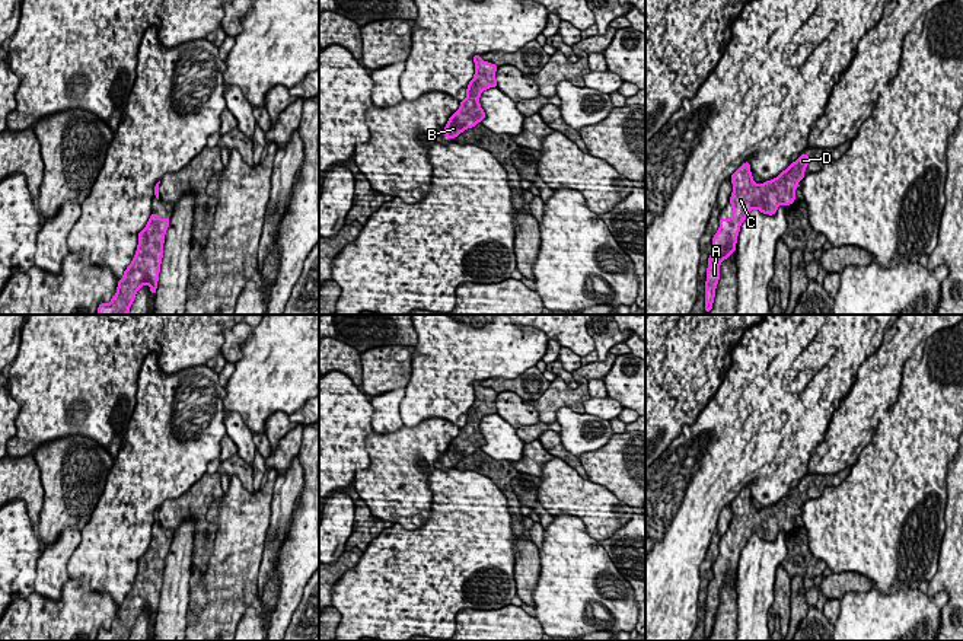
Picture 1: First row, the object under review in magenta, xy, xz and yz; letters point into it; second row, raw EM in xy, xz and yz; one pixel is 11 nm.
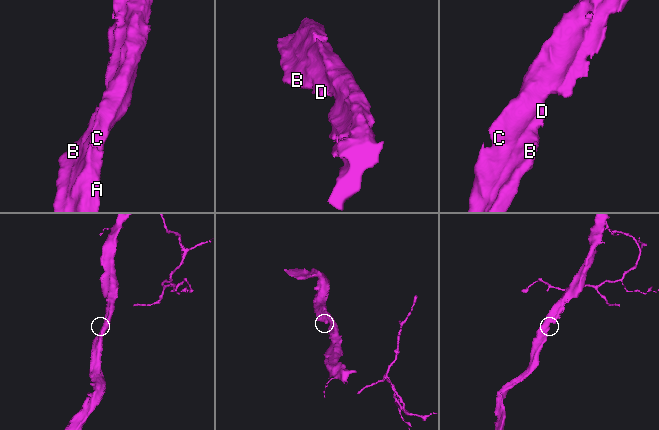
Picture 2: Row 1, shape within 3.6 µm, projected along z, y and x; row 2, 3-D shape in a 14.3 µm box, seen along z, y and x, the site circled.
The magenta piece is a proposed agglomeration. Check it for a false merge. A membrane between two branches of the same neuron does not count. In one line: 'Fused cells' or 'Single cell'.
Single cell

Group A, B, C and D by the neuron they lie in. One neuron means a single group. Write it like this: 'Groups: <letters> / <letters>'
Groups: A B C D

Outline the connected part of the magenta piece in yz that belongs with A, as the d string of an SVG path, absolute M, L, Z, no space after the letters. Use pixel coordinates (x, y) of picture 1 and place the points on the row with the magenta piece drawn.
M800 154L777 178L756 185L750 172L750 163L744 162L733 175L733 192L730 219L720 217L720 229L712 237L712 253L708 258L705 281L705 313L711 312L715 288L720 280L720 264L736 251L737 236L747 214L758 208L763 214L774 216L781 204L788 207L795 200L797 184L804 178L809 154Z

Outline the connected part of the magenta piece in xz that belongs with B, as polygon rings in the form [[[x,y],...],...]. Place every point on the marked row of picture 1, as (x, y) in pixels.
[[[479,54],[473,55],[475,76],[466,89],[466,99],[460,102],[459,109],[449,118],[443,134],[455,138],[468,128],[475,127],[485,118],[485,112],[479,105],[479,96],[485,89],[497,87],[497,66],[484,61]]]

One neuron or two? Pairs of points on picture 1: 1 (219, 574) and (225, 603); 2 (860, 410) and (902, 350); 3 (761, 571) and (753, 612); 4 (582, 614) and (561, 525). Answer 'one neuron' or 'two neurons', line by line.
1: one neuron
2: one neuron
3: one neuron
4: one neuron

